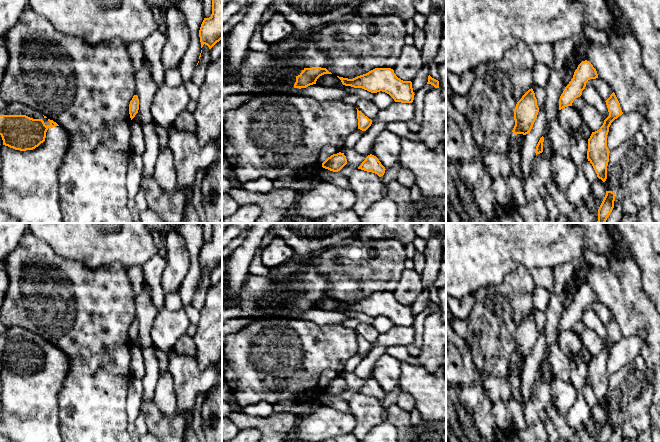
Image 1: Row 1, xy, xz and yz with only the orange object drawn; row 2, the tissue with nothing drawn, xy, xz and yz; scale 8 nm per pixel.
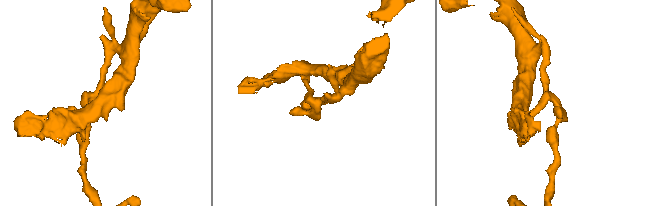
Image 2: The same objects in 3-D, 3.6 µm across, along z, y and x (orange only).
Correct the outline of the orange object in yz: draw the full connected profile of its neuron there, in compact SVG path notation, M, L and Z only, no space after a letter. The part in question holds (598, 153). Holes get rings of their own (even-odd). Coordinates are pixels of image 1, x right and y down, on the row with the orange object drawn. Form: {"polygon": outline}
{"polygon": "M613 92L605 101L609 116L604 120L599 130L592 132L588 139L587 159L592 164L597 177L603 182L607 179L607 166L609 162L609 149L607 147L607 135L611 123L623 114L620 103Z"}

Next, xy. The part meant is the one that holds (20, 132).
{"polygon": "M13 103L0 111L0 135L3 140L0 148L0 209L16 218L18 223L62 223L58 171L69 147L68 133L39 111L21 103Z"}

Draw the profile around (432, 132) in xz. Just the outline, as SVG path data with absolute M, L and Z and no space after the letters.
M439 88L429 91L424 96L423 121L420 130L417 132L419 139L428 148L434 149L446 140L446 99L443 99Z

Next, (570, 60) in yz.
M573 52L568 53L566 55L566 60L565 60L565 64L567 64L569 66L569 71L567 73L567 75L565 76L565 84L566 86L569 84L569 82L571 81L571 79L573 78L574 72L577 69L577 64L574 58L574 54Z

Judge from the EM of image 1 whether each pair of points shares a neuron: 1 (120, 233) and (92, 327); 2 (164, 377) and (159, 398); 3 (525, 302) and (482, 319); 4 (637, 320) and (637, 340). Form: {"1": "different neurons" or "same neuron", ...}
{"1": "different neurons", "2": "same neuron", "3": "same neuron", "4": "different neurons"}

